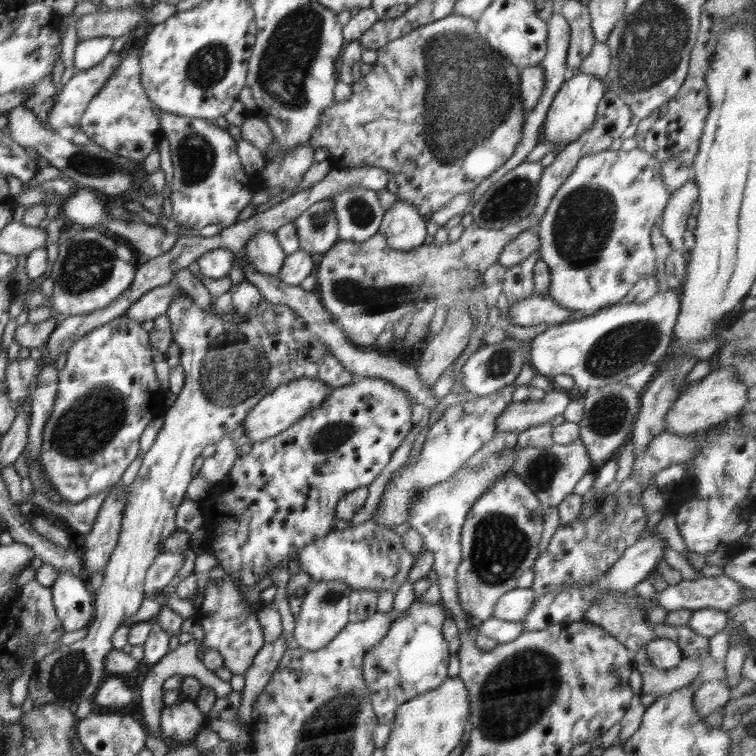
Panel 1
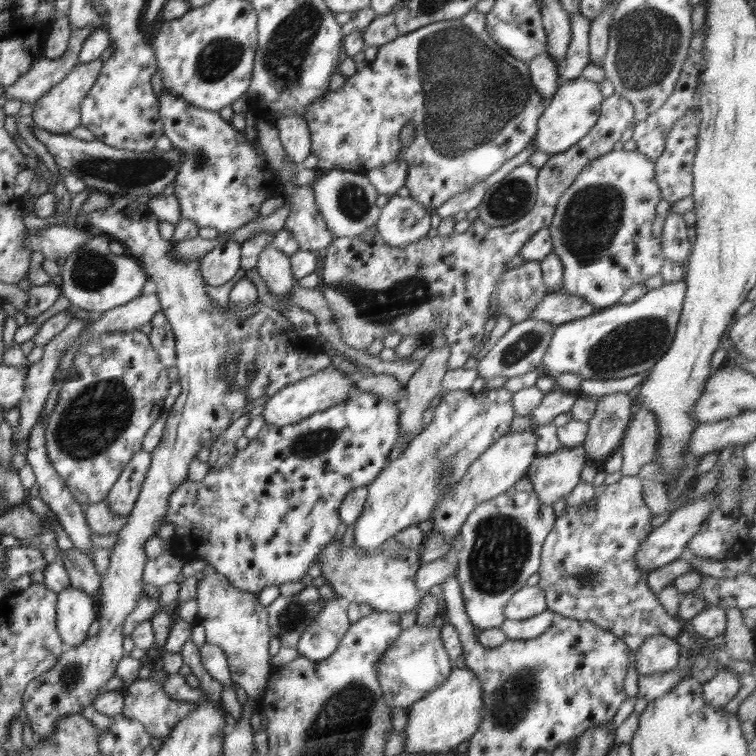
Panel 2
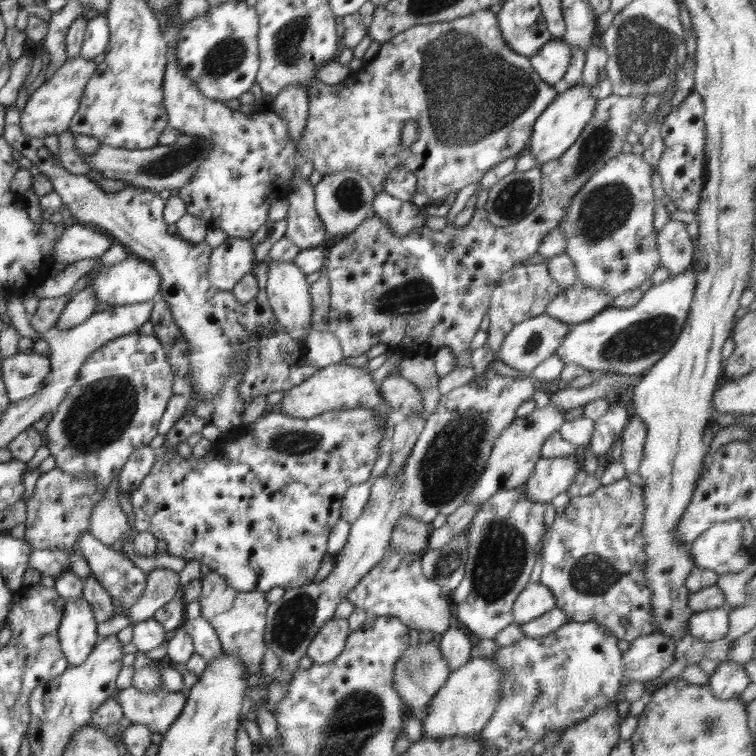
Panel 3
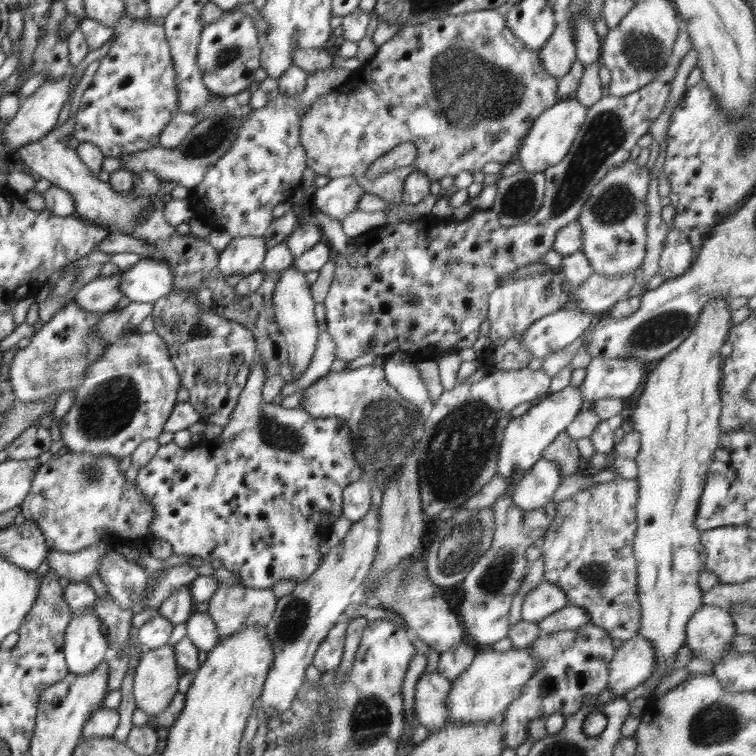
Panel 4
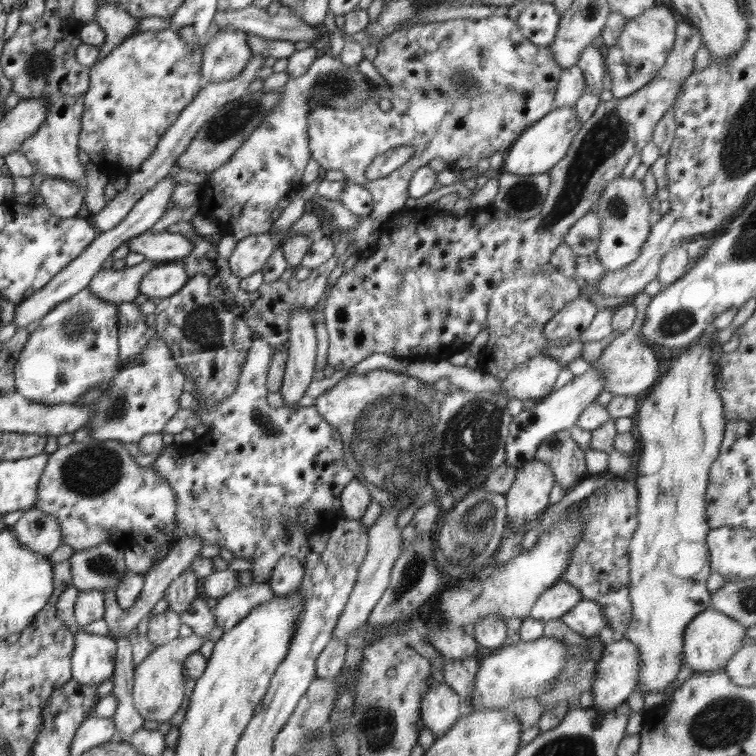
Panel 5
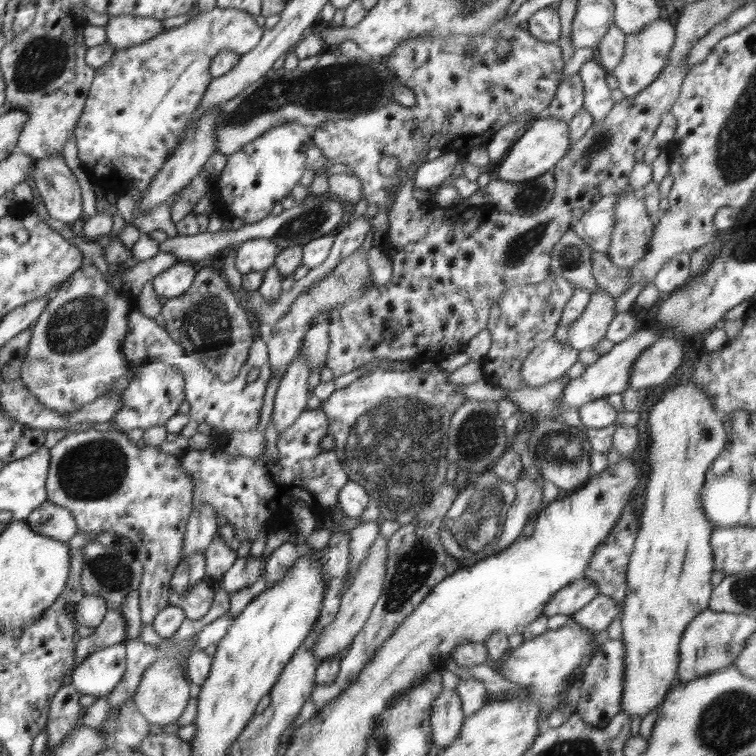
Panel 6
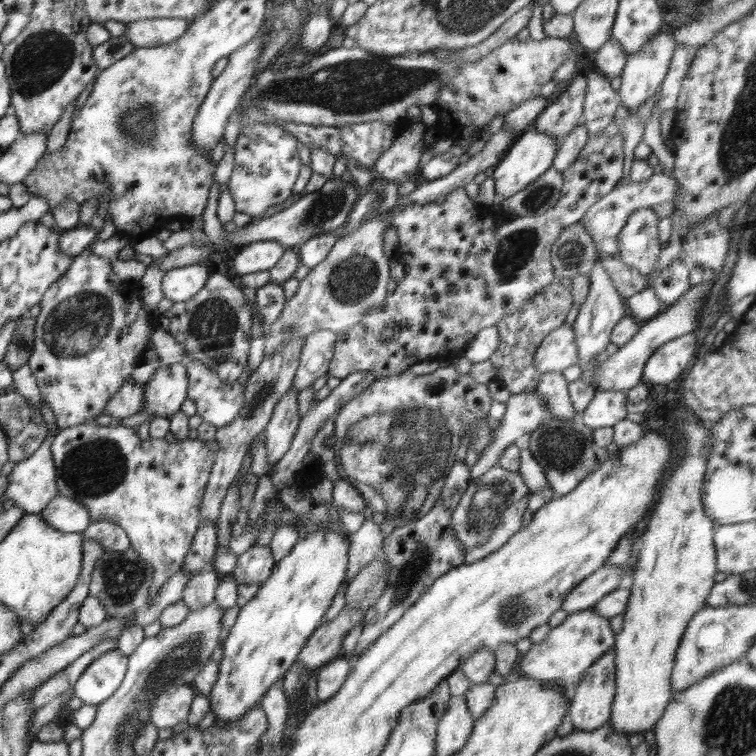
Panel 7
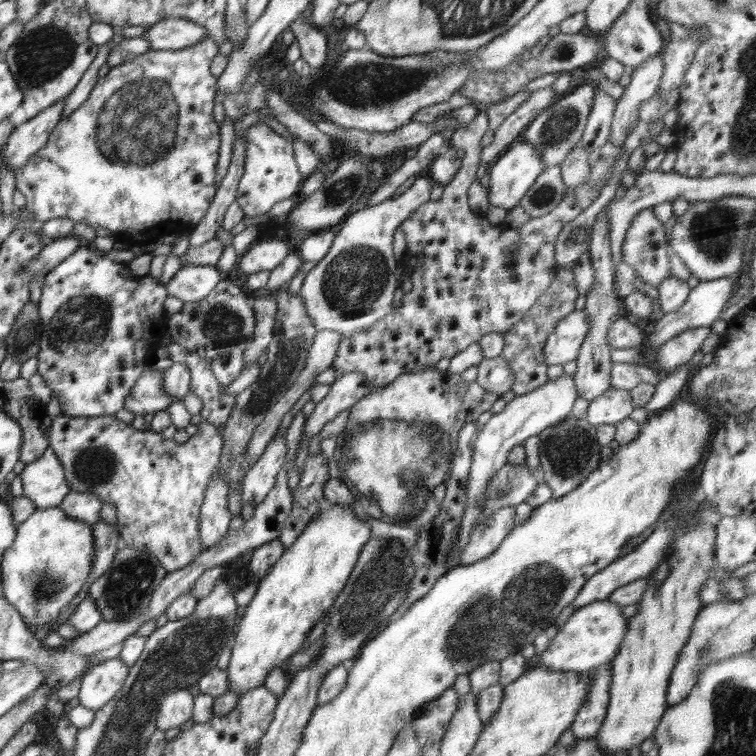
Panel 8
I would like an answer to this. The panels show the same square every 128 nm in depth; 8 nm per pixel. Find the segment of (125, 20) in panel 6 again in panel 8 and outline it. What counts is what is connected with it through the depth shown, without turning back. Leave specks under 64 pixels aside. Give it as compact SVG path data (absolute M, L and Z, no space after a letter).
M168 19L162 20L162 22L158 22L157 24L150 25L148 32L144 34L143 38L149 42L152 50L178 50L186 48L187 46L192 46L192 44L196 44L198 41L208 38L208 31L206 31L206 28L200 26L200 24L195 24L194 21Z

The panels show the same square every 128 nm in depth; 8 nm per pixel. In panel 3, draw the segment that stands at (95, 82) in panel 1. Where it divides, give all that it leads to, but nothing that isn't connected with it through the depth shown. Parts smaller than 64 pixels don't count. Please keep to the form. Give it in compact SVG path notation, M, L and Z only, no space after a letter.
M79 56L66 61L48 81L38 87L29 96L21 114L21 131L32 139L44 139L46 136L59 136L69 128L72 117L79 109L86 83L93 77L97 64L93 60Z

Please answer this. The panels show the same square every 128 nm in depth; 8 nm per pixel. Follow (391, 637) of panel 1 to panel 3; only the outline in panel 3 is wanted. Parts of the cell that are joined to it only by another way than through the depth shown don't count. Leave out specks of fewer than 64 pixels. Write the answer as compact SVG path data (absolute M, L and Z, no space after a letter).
M433 641L428 644L408 644L408 648L399 656L393 674L393 689L402 699L403 704L409 706L411 713L420 720L427 715L428 703L434 698L438 690L445 685L450 669L445 658Z

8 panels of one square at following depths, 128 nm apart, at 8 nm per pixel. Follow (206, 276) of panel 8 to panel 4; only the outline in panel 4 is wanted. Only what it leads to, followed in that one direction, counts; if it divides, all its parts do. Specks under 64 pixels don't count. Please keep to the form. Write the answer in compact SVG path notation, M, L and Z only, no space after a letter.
M142 258L127 268L117 289L131 302L156 302L173 291L173 269L161 259Z

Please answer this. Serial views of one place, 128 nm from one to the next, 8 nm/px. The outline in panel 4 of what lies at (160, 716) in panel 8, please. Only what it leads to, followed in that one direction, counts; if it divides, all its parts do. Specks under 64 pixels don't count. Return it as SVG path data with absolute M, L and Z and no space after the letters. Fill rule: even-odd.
M220 583L208 602L207 613L216 625L219 640L226 640L232 634L238 634L249 626L266 626L272 618L278 599L271 588L246 588L244 585ZM164 645L160 648L151 649L147 654L139 658L133 678L133 695L135 705L143 710L148 716L160 714L170 704L170 700L178 693L178 679L183 671L177 665L174 645Z

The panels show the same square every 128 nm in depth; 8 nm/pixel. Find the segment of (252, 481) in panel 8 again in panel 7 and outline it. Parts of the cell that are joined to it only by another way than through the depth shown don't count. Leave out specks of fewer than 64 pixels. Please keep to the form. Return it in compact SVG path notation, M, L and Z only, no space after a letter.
M290 389L274 408L271 419L266 426L265 448L269 460L270 473L283 454L290 449L302 416L298 413L298 400L294 390Z

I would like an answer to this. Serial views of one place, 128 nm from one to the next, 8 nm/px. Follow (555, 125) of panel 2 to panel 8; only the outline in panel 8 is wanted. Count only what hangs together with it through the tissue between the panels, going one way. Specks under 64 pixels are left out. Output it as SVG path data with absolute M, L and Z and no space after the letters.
M517 139L491 169L487 197L489 204L508 210L519 204L526 191L545 170L537 147Z

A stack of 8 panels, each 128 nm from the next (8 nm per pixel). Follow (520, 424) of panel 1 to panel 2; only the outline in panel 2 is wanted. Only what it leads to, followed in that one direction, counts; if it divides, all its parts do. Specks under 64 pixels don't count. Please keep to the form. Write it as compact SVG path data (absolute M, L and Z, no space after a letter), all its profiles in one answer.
M560 389L548 392L543 397L540 406L534 412L530 412L532 426L553 423L554 418L572 410L576 404L576 396Z

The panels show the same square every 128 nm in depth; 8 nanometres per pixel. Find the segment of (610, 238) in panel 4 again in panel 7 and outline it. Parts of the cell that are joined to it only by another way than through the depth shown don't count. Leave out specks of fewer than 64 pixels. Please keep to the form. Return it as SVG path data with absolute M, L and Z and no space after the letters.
M652 207L634 210L627 218L626 224L622 227L617 238L618 252L616 256L628 266L637 268L644 276L650 276L653 273L662 249L657 229L660 220Z

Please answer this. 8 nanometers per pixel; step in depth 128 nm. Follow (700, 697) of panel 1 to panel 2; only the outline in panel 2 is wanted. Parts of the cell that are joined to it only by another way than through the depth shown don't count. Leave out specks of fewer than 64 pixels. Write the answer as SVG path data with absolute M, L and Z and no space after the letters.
M719 669L711 680L703 684L703 697L710 706L724 707L740 690L741 680L732 669Z

